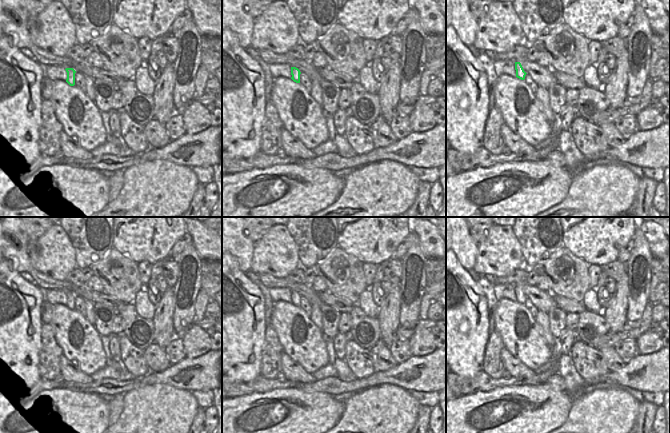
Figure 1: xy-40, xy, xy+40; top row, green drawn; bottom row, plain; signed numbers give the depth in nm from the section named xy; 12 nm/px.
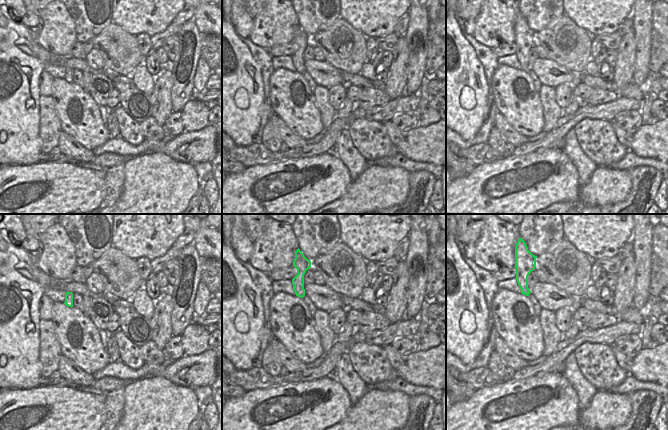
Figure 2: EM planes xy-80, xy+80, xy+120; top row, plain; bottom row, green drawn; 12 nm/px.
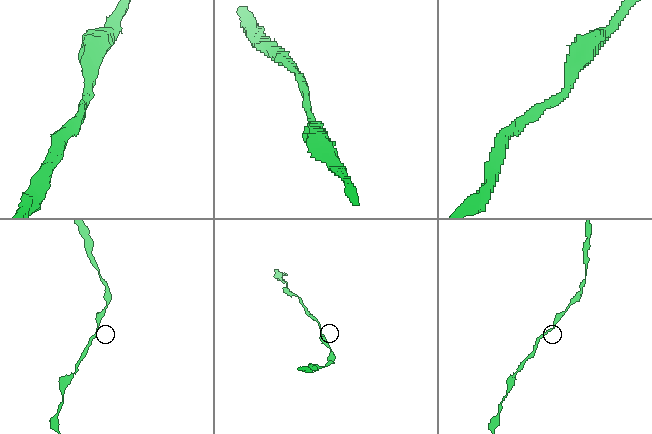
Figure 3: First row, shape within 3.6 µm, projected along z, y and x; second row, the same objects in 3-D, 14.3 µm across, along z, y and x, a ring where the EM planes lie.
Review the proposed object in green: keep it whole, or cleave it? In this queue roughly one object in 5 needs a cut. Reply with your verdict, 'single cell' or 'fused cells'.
single cell

